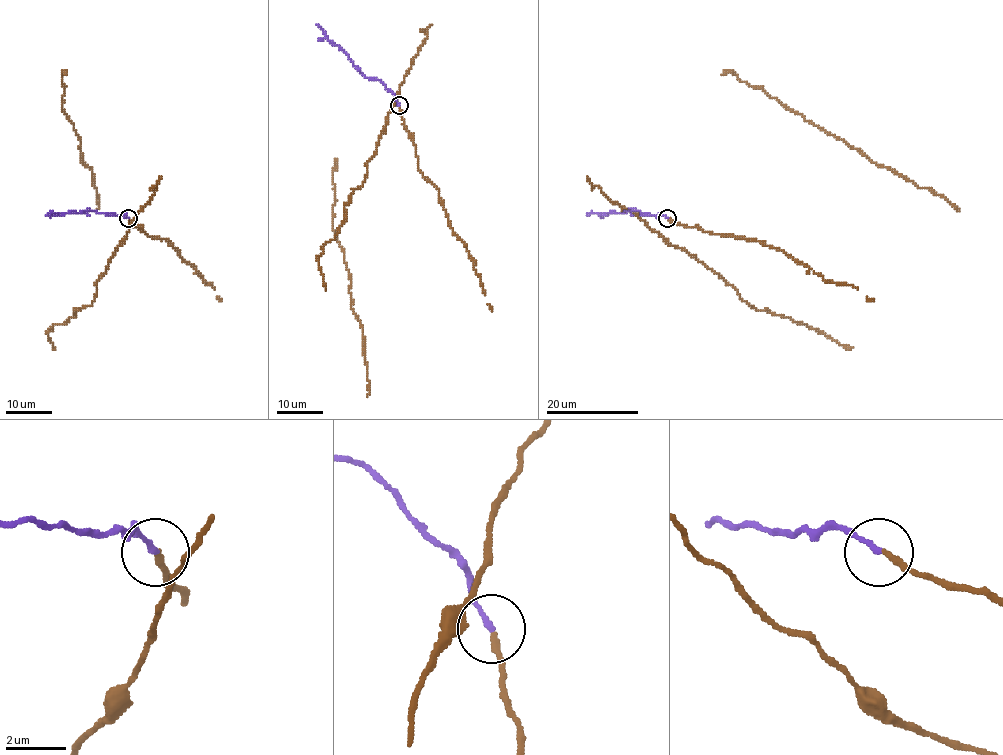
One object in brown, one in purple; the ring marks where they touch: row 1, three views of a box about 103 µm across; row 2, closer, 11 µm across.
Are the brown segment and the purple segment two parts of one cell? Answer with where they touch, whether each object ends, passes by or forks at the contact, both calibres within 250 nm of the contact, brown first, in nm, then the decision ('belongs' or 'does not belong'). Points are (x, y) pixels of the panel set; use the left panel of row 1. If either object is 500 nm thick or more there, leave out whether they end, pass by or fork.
at (128, 218); brown ends there; purple ends there; 200 nm thick on the brown side, 180 nm on the other; belongs

